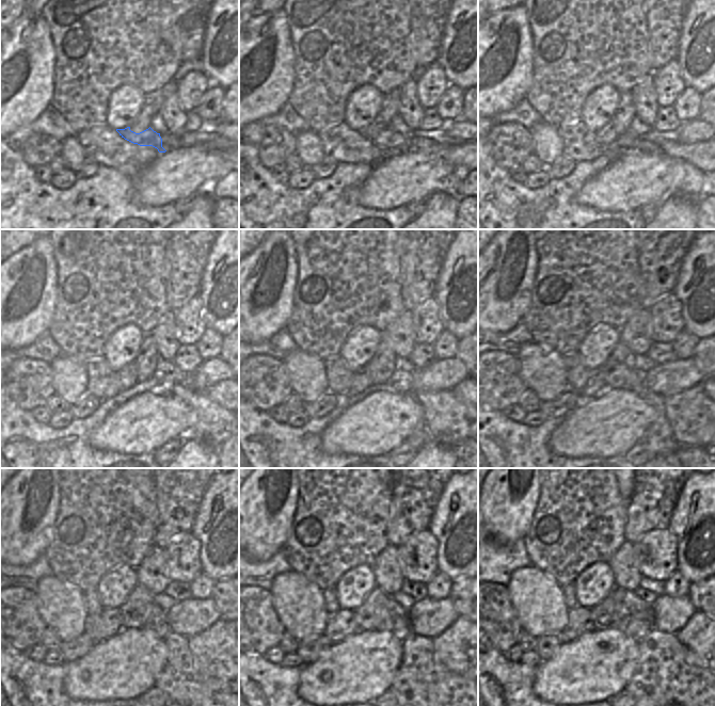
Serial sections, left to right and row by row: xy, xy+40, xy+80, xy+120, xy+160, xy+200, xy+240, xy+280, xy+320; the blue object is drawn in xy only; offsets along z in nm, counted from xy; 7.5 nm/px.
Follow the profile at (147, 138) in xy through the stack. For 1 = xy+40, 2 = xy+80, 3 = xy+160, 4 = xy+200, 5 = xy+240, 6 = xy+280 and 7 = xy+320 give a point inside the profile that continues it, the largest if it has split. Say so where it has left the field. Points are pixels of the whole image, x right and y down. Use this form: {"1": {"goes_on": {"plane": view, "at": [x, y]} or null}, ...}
{"1": {"goes_on": {"plane": "xy+40", "at": [388, 138]}}, "2": {"goes_on": {"plane": "xy+80", "at": [628, 140]}}, "3": {"goes_on": {"plane": "xy+160", "at": [450, 421]}}, "4": {"goes_on": {"plane": "xy+200", "at": [695, 419]}}, "5": {"goes_on": {"plane": "xy+240", "at": [217, 652]}}, "6": {"goes_on": {"plane": "xy+280", "at": [456, 648]}}, "7": {"goes_on": {"plane": "xy+320", "at": [695, 636]}}}

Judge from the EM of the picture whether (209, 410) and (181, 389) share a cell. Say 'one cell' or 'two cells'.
one cell

